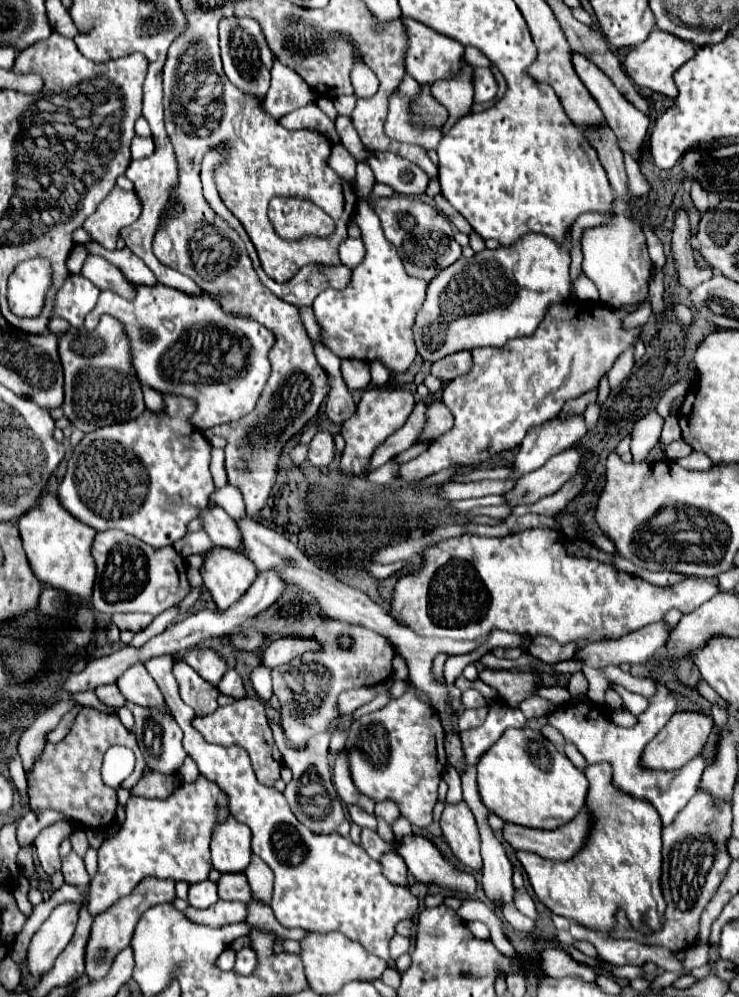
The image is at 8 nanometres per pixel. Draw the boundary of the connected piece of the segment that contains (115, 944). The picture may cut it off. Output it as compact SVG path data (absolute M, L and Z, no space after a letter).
M145 877L143 881L139 881L139 885L127 897L121 897L111 909L107 909L99 917L95 917L91 937L89 937L89 943L87 943L87 967L85 967L85 973L93 981L105 977L111 963L113 963L113 959L115 959L115 955L129 945L129 941L133 937L133 929L135 929L139 917L143 915L143 911L147 911L149 907L159 905L159 903L169 903L173 899L175 899L175 881L157 879L157 877Z

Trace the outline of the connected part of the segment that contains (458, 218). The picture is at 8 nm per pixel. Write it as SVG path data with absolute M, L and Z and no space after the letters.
M442 194L434 198L437 209L462 233L469 235L473 229L467 220L444 198Z

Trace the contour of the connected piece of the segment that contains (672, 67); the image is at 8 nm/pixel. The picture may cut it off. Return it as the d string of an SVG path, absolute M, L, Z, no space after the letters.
M653 29L649 33L649 37L641 45L631 49L631 53L625 59L625 71L627 71L627 75L633 79L633 83L637 87L649 87L651 91L657 91L657 93L663 93L665 97L675 99L677 97L677 85L673 81L673 75L693 55L695 55L695 47L691 43L679 41L677 37L671 37L669 33Z

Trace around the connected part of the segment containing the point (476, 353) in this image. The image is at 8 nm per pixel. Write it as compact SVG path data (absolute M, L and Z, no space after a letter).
M569 301L553 305L533 335L511 339L503 347L473 349L473 369L443 389L443 403L455 417L453 429L437 437L425 453L403 463L395 487L455 463L465 467L487 461L491 455L519 445L527 429L555 417L567 401L597 387L619 353L641 333L641 329L621 329L625 315L603 303Z

